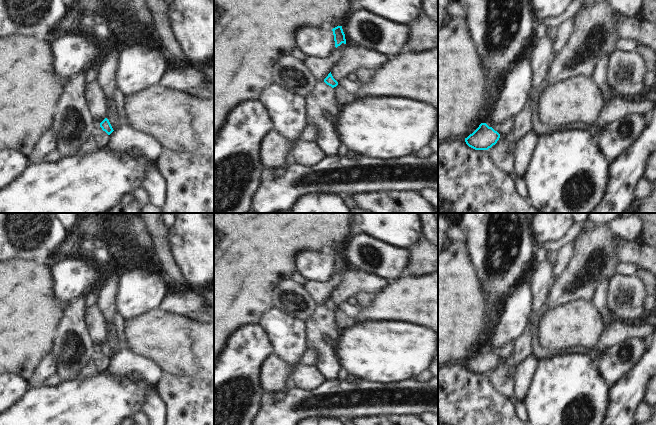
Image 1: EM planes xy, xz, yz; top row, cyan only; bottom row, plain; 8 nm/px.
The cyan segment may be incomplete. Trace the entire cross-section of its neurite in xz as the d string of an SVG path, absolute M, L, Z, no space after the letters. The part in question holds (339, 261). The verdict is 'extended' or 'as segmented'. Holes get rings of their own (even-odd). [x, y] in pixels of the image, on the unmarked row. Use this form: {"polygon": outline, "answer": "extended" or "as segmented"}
{"polygon": "M337 250L332 253L335 265L335 271L337 272L342 267L346 268L345 258L343 256L342 250Z", "answer": "as segmented"}

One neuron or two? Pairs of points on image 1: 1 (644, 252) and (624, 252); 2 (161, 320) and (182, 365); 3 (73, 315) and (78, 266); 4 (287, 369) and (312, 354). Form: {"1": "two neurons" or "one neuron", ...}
{"1": "one neuron", "2": "one neuron", "3": "two neurons", "4": "one neuron"}

